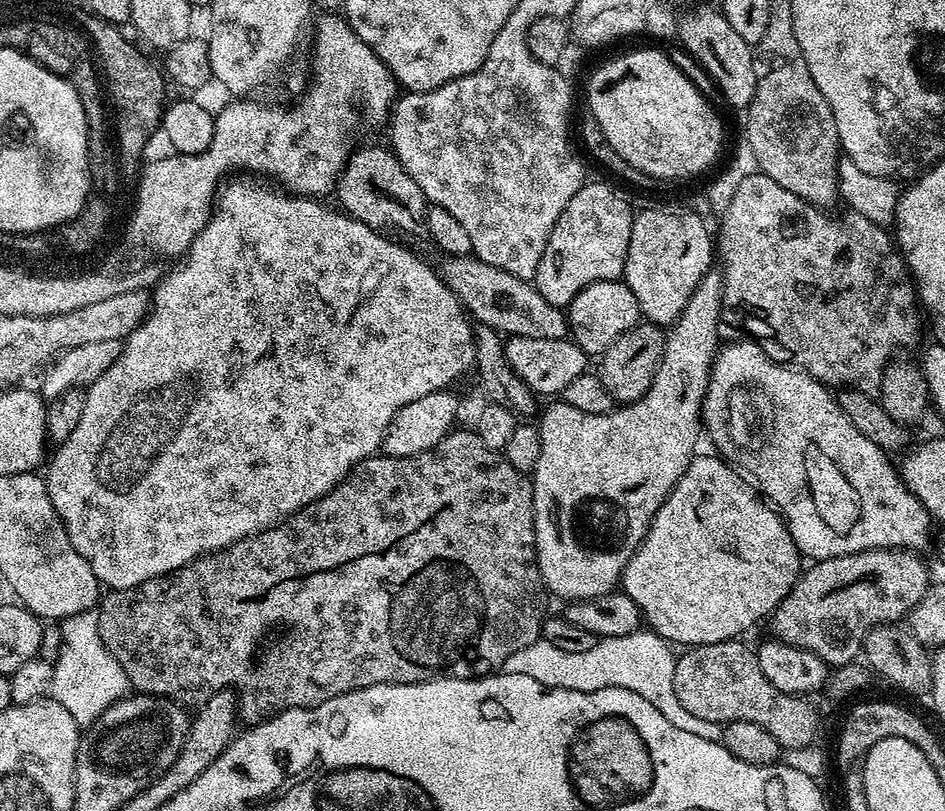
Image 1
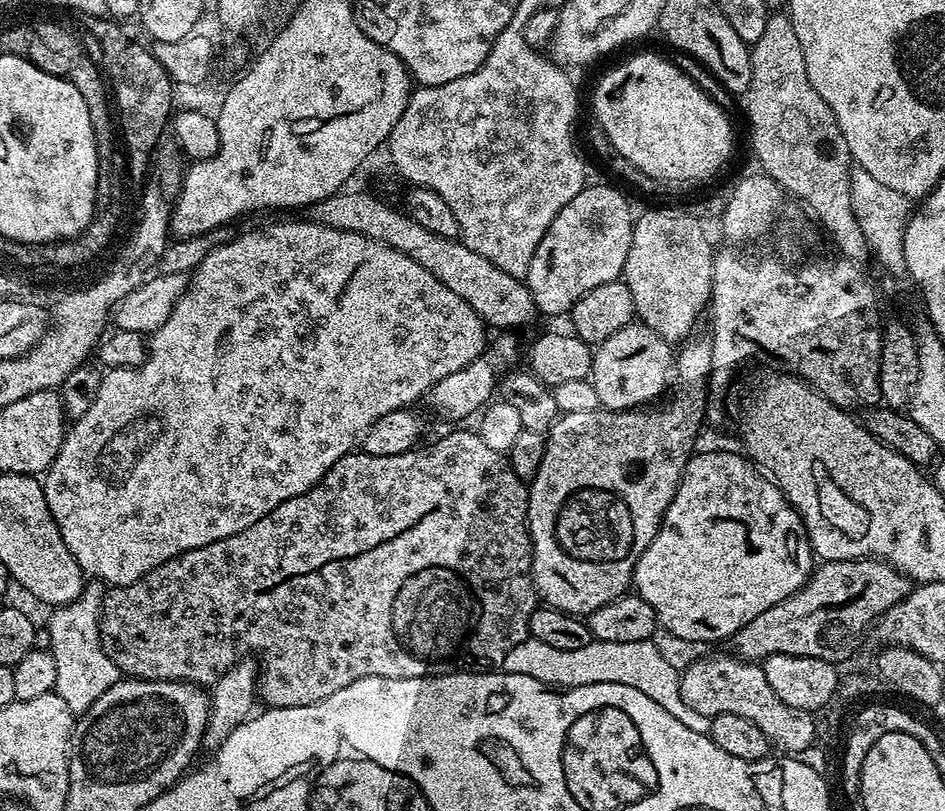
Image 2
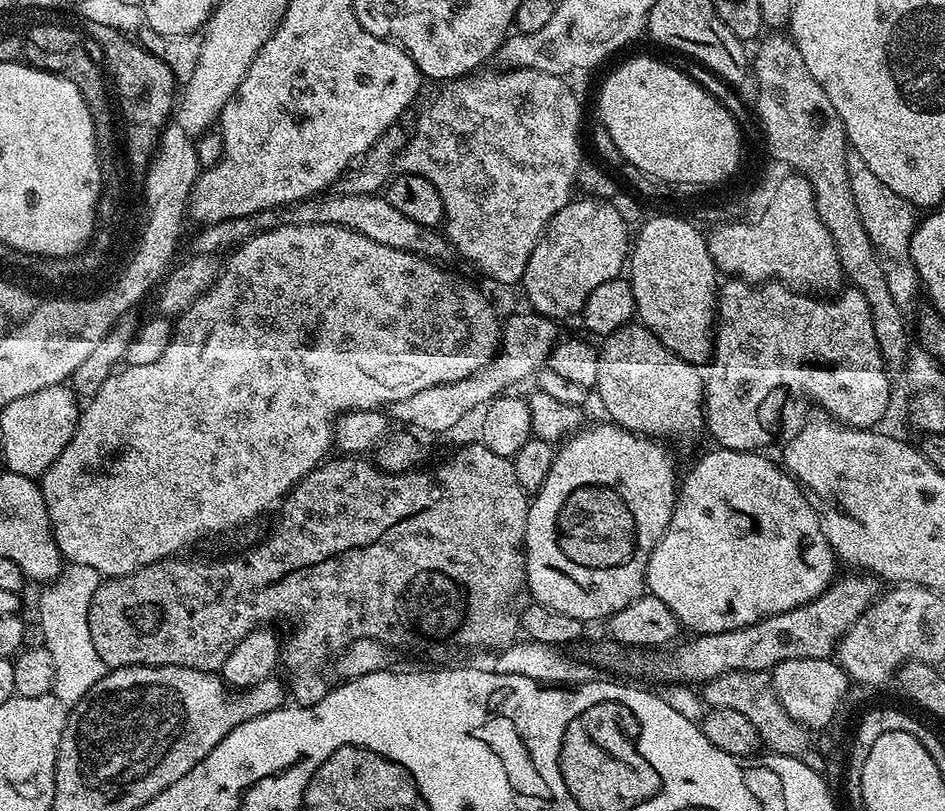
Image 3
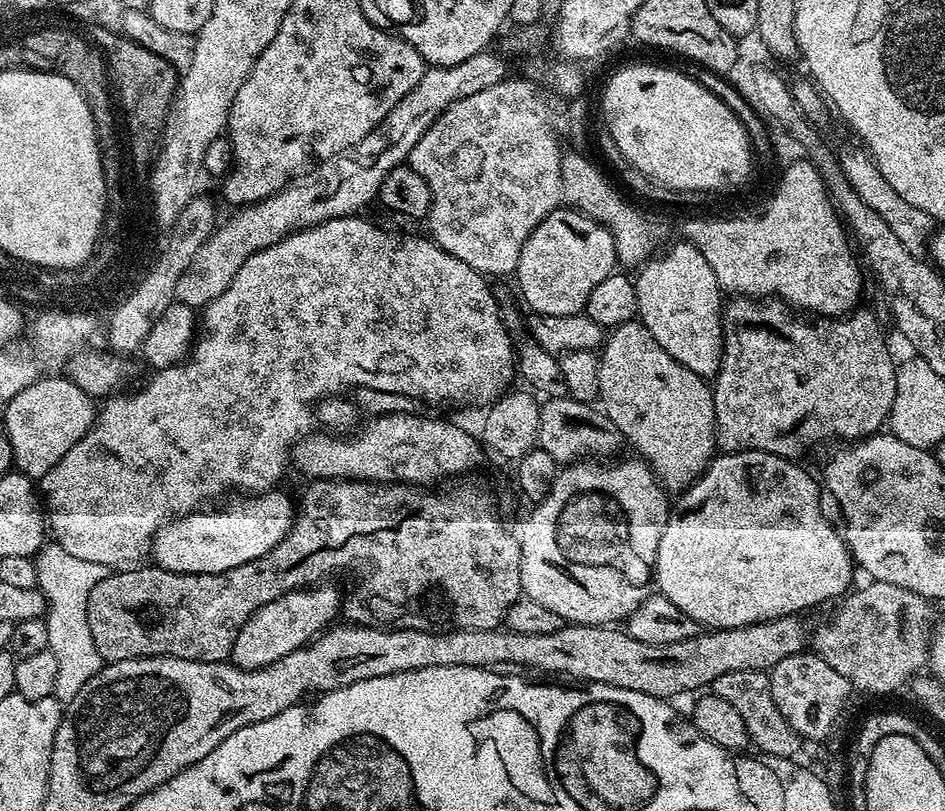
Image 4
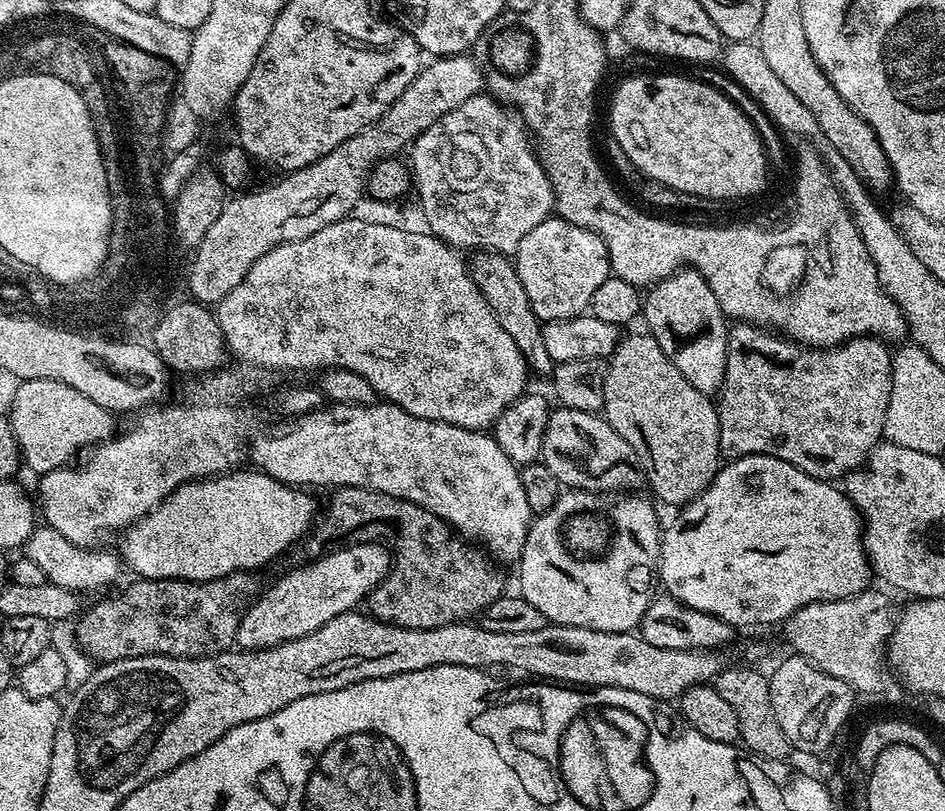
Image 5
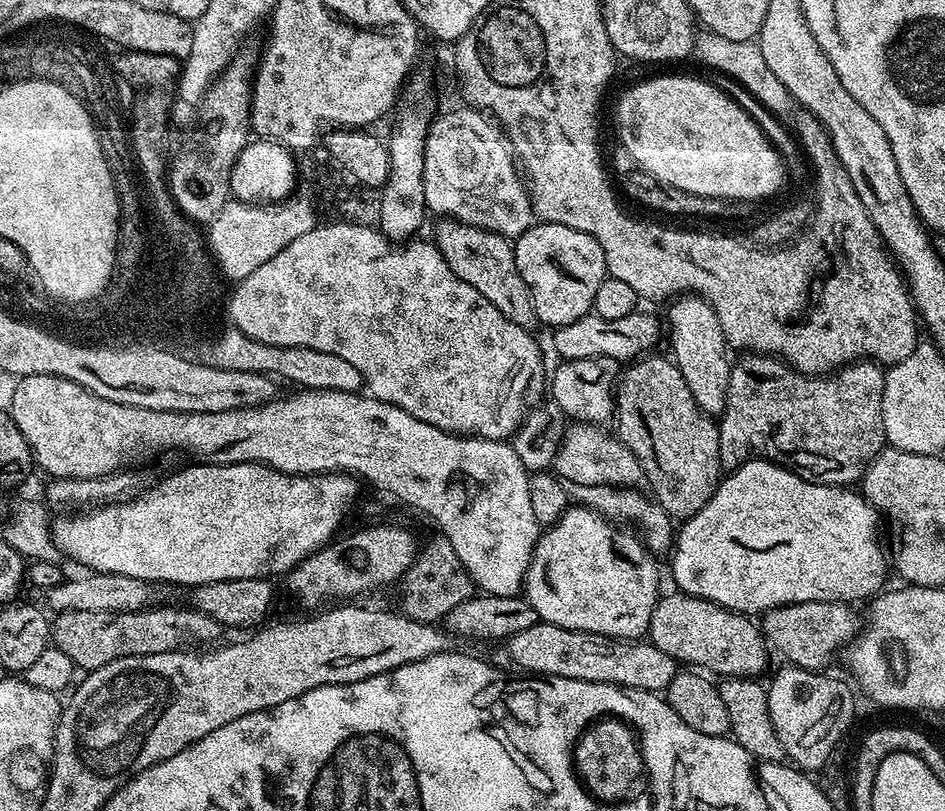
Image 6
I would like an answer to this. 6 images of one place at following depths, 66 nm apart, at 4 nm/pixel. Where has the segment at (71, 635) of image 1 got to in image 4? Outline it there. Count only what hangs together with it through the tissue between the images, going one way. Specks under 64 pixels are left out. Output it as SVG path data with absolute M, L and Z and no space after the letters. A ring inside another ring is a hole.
M54 542L45 543L34 559L37 587L46 601L47 651L58 658L58 682L54 682L54 695L57 700L67 702L73 700L78 690L82 690L82 686L86 686L86 682L90 682L102 667L94 638L90 638L88 599L94 587L109 576L110 568L104 563L83 561Z

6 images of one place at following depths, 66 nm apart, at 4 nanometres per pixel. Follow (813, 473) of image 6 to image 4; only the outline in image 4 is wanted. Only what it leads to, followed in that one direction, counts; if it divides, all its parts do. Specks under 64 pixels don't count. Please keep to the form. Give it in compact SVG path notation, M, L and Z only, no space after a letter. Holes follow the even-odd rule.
M736 296L735 298L723 305L722 308L722 323L724 325L724 353L720 359L720 368L716 371L714 383L711 385L712 401L714 402L714 418L716 419L716 446L721 453L727 454L730 452L769 452L775 456L787 456L789 458L800 458L803 452L811 450L815 444L824 444L827 440L840 440L836 442L855 442L863 440L865 436L877 435L885 427L886 421L891 414L891 407L894 406L895 398L895 382L897 365L892 362L892 356L888 353L888 344L884 341L884 336L880 333L880 324L876 321L876 316L872 312L867 312L864 306L857 307L855 310L835 318L805 318L803 315L797 314L793 309L789 308L783 300L779 298L749 298L747 296Z

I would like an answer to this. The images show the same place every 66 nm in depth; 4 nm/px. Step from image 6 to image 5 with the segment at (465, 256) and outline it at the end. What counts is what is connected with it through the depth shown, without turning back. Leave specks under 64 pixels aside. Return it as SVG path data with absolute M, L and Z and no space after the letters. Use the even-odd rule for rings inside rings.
M477 251L473 260L470 260L470 271L472 280L478 286L482 298L494 310L494 318L498 318L498 323L510 338L518 345L518 350L522 350L522 358L526 358L529 369L540 376L547 377L551 373L554 365L550 354L546 354L546 345L542 343L541 321L534 314L530 306L530 298L526 298L526 286L522 286L522 278L518 278L518 270L515 263L507 255L499 252Z

